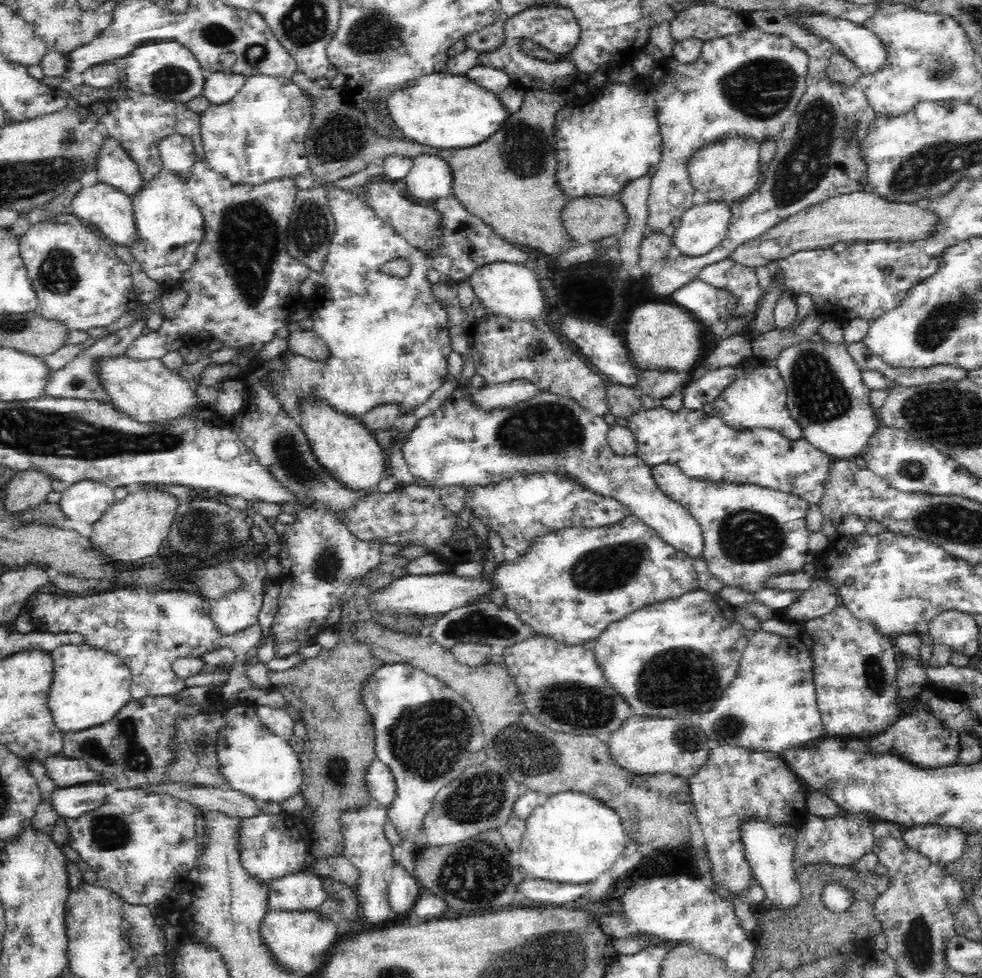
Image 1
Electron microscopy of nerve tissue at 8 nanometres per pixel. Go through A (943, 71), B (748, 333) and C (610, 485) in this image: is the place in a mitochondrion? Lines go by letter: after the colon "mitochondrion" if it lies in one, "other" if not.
A: mitochondrion
B: other
C: other

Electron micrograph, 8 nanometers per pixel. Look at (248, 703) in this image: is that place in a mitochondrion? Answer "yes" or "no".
no

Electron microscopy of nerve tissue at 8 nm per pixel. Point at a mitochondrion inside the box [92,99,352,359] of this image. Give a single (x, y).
(249, 237)

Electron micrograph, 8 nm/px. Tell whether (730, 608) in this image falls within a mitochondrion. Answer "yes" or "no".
no

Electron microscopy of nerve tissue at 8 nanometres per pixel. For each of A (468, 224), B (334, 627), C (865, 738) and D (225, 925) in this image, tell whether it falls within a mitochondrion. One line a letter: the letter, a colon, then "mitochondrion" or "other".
A: other
B: other
C: other
D: other

